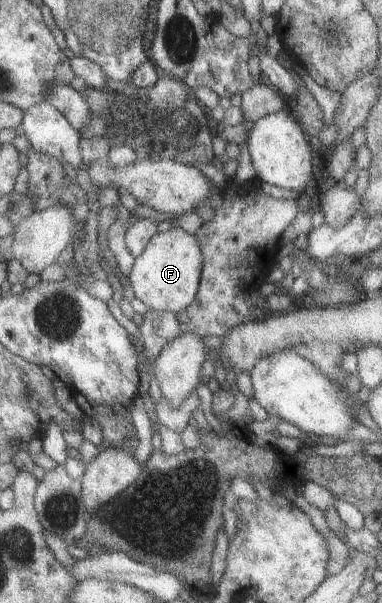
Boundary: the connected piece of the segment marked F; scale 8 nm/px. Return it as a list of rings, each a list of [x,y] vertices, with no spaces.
[[[174,225],[165,232],[154,234],[140,254],[133,257],[133,264],[126,282],[132,287],[135,298],[148,311],[168,311],[176,314],[184,310],[197,293],[202,255],[193,234]]]

